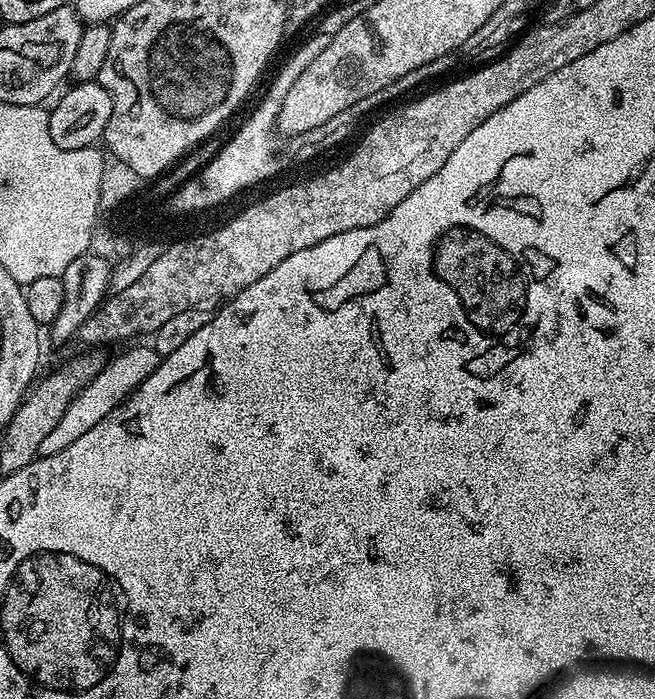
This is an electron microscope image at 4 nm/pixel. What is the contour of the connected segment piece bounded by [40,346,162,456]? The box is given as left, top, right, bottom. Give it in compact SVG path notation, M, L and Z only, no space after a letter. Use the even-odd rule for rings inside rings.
M136 346L125 347L128 349L121 356L114 357L113 360L111 357L105 363L103 370L77 394L74 402L70 402L70 406L66 406L66 414L62 414L62 422L58 422L58 426L54 426L54 430L50 430L50 434L46 434L46 439L40 447L41 456L58 454L58 450L66 450L66 446L70 446L70 442L82 438L82 434L86 434L86 430L98 426L98 422L102 422L102 418L106 418L106 414L110 414L110 410L123 404L139 384L146 382L146 378L150 378L150 374L154 374L162 357L152 346L132 347Z

